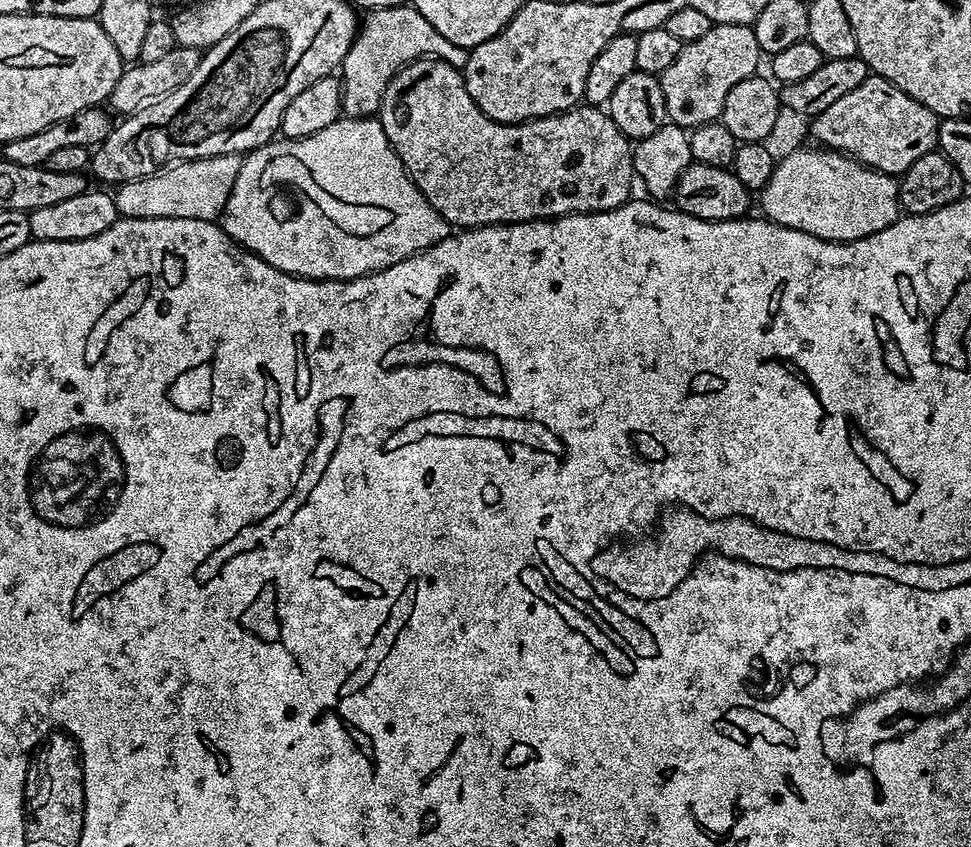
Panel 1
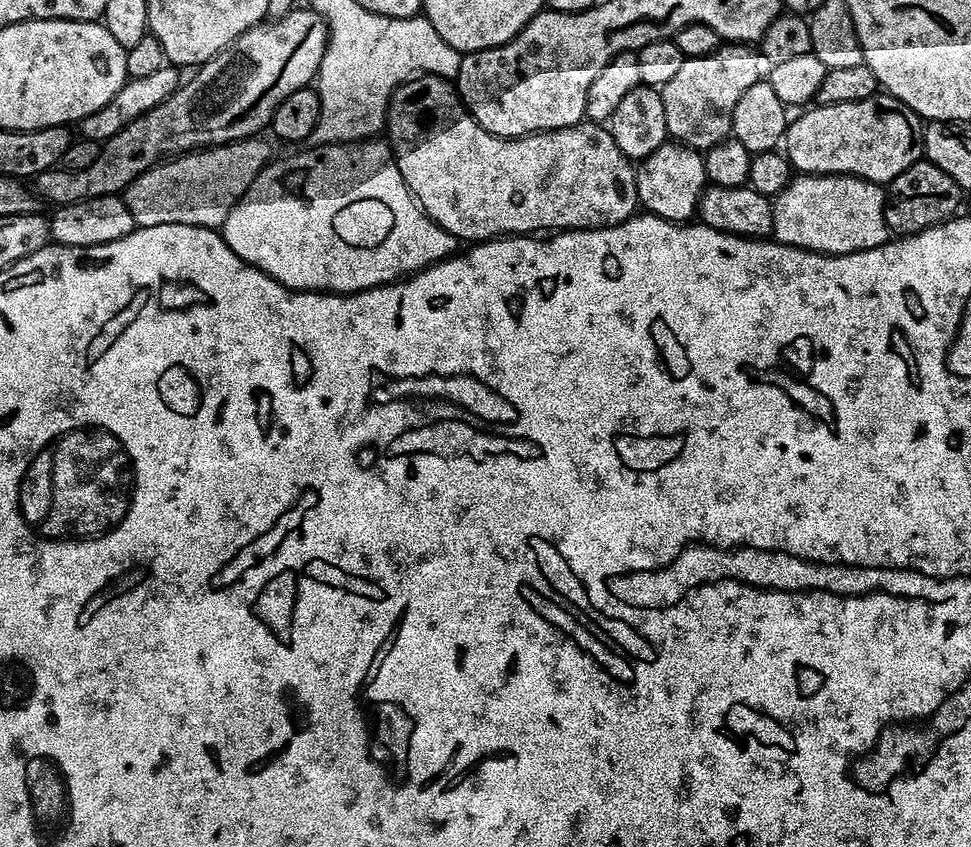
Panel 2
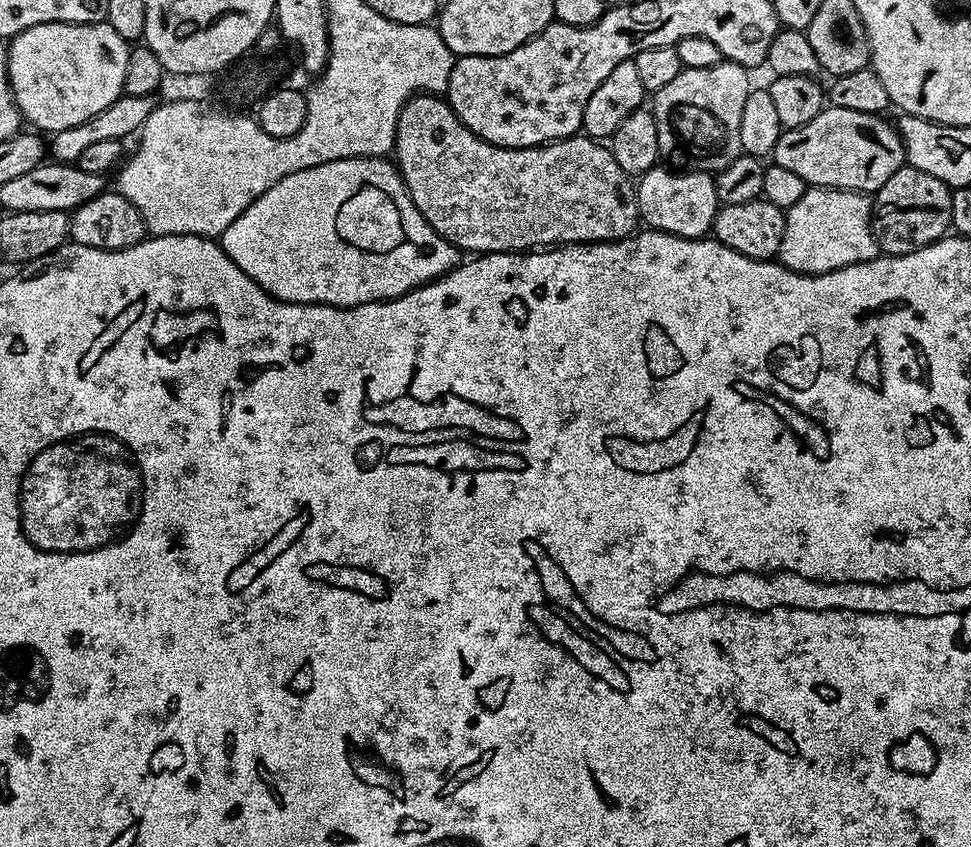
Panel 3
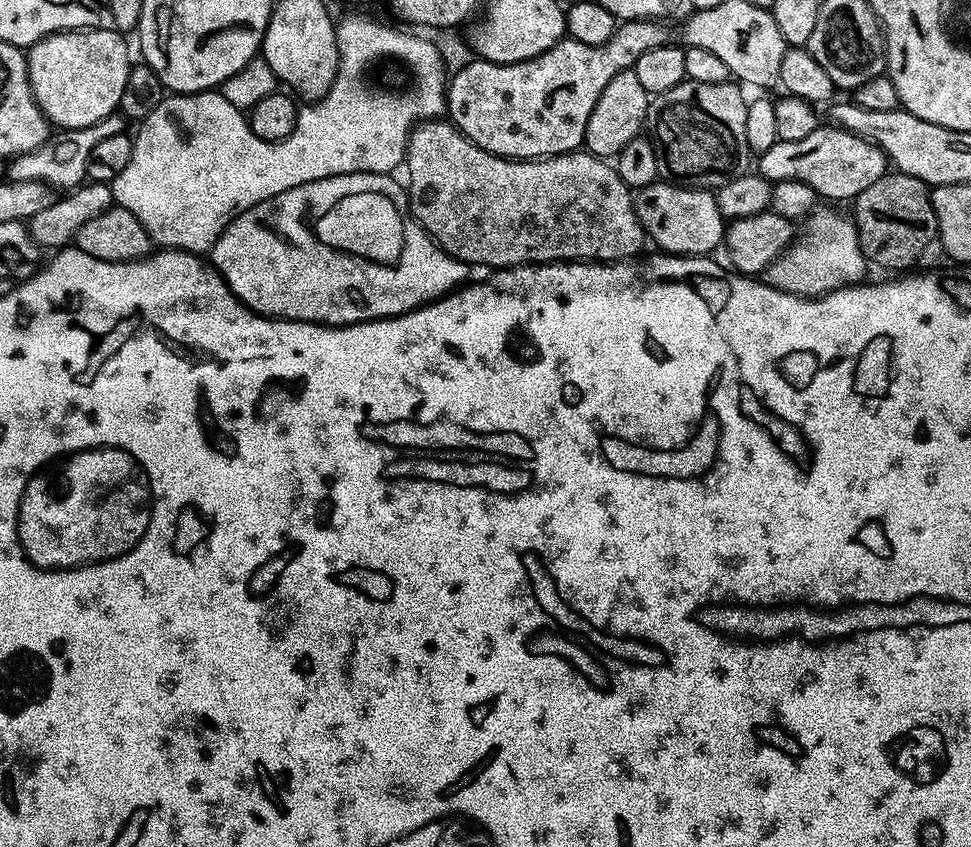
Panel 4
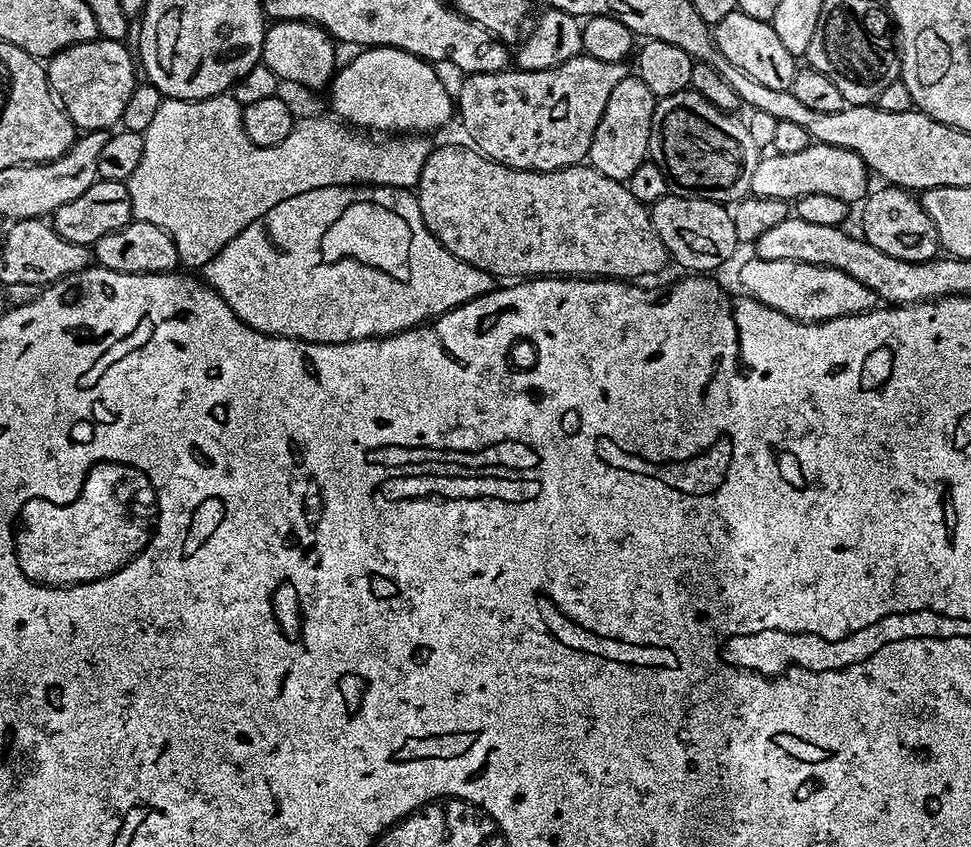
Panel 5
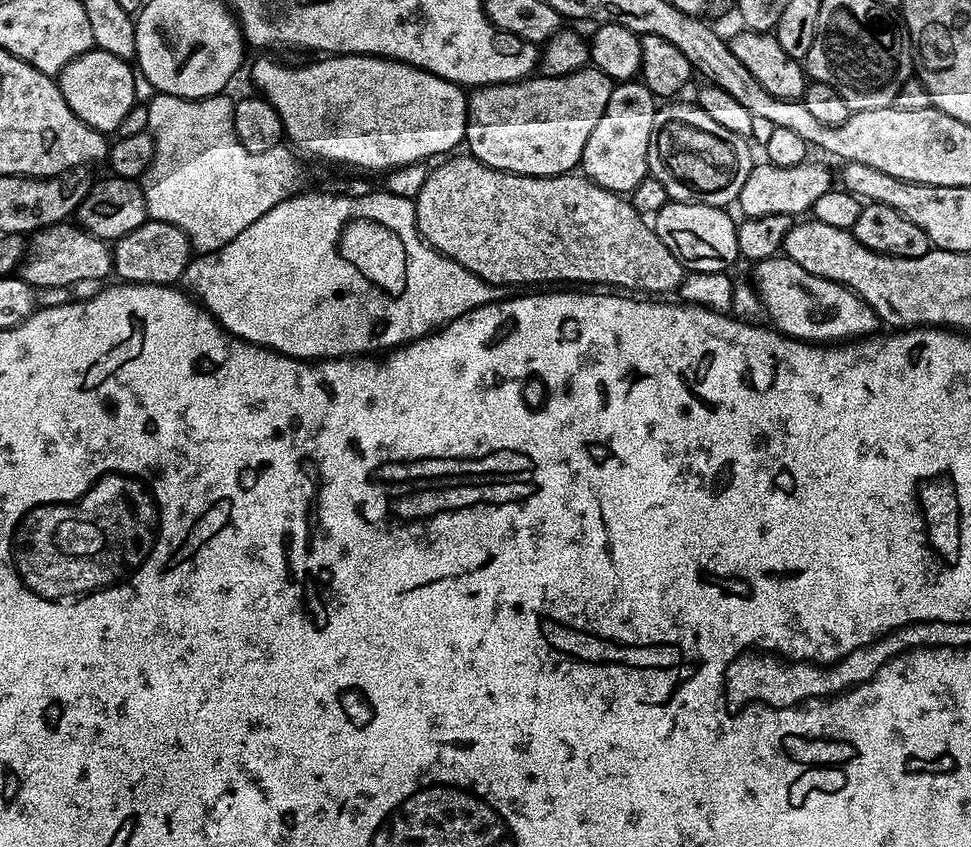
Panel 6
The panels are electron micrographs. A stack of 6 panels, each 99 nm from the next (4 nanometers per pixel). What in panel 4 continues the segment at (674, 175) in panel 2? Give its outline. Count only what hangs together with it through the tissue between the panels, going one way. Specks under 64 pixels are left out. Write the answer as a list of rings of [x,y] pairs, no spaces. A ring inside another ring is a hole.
[[[655,182],[639,189],[635,197],[636,215],[644,227],[647,239],[657,244],[657,249],[674,256],[706,256],[715,253],[716,247],[724,244],[726,218],[720,212],[715,195],[711,191],[698,188],[681,188],[678,184]]]

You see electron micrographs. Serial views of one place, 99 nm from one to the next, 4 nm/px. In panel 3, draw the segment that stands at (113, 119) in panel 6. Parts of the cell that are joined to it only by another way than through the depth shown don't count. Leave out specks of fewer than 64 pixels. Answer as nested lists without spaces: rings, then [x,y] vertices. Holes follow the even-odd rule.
[[[99,22],[93,24],[73,24],[73,23],[50,23],[40,24],[34,28],[28,29],[27,32],[21,32],[18,37],[19,43],[33,44],[37,48],[36,57],[28,60],[25,64],[13,63],[10,68],[10,83],[14,89],[14,99],[21,113],[28,114],[31,108],[37,108],[40,113],[36,116],[36,124],[42,131],[47,134],[55,134],[62,130],[70,130],[79,124],[85,124],[90,118],[94,118],[98,114],[102,114],[102,110],[106,110],[106,106],[110,106],[114,101],[121,99],[125,95],[124,83],[127,81],[128,55],[130,51],[129,41],[114,30],[113,26],[107,22]]]

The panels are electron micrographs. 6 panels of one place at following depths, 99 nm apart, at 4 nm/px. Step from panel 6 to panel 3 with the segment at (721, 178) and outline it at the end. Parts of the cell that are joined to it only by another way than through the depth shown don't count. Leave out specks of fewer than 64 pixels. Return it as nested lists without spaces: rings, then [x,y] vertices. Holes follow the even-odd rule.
[[[721,62],[705,68],[681,67],[678,78],[672,79],[662,90],[654,93],[650,100],[650,111],[657,124],[660,156],[676,170],[695,170],[715,174],[742,155],[742,109],[750,91],[749,69],[740,64]]]

